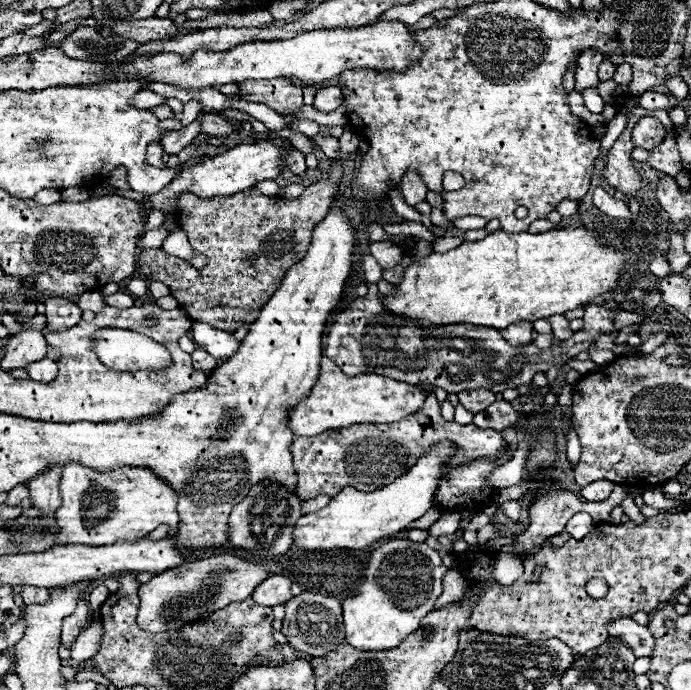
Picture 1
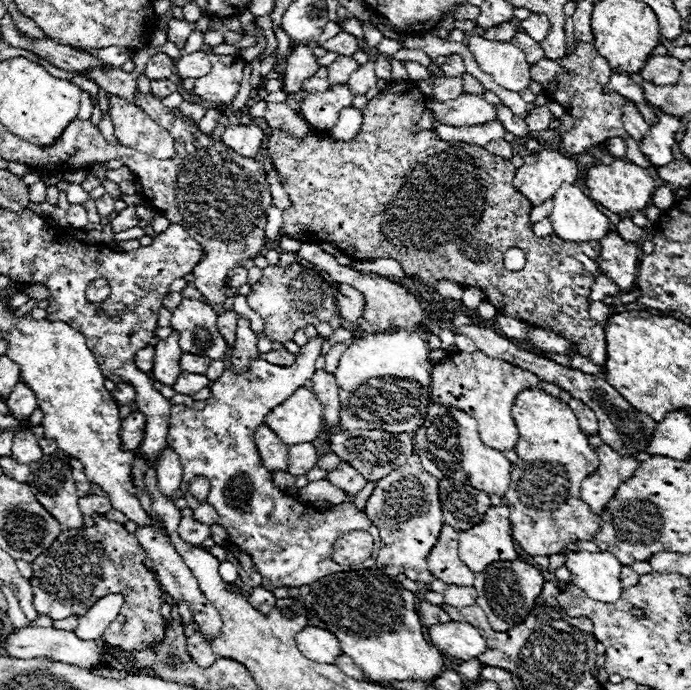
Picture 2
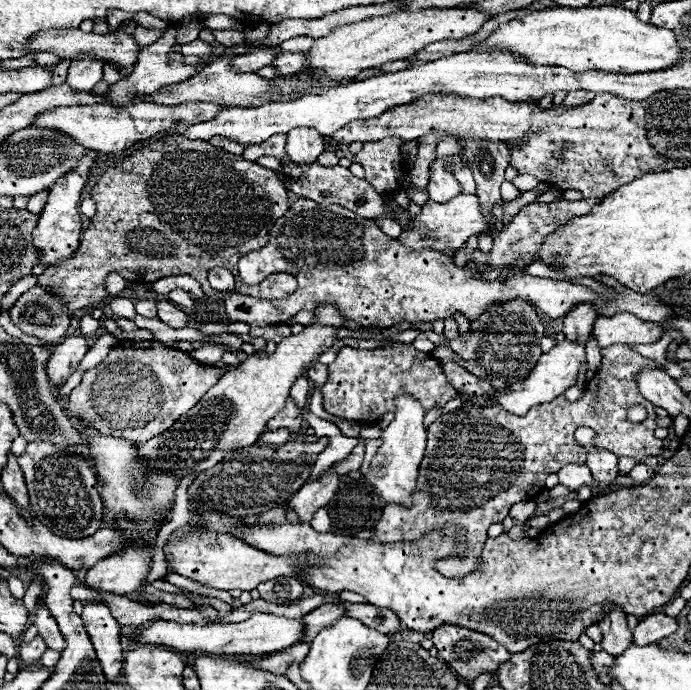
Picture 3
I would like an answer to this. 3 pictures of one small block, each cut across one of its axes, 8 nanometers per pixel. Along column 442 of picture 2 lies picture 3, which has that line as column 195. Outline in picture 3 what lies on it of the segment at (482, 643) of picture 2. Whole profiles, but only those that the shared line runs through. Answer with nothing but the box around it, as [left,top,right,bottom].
[134,614,302,656]

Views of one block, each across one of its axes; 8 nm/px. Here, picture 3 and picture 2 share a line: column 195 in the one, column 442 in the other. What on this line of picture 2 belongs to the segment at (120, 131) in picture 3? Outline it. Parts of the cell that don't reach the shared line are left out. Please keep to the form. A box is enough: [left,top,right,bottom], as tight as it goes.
[428,92,496,126]

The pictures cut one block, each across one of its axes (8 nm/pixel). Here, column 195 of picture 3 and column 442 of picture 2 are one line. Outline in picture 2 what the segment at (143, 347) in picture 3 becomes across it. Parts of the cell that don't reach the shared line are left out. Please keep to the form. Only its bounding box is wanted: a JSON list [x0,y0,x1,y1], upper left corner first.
[430,350,562,452]

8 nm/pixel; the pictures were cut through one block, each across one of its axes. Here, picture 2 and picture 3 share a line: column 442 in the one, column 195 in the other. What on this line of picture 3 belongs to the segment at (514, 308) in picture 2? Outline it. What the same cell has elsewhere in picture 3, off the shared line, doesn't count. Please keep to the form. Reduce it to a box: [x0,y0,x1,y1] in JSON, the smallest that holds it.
[38,134,290,312]

